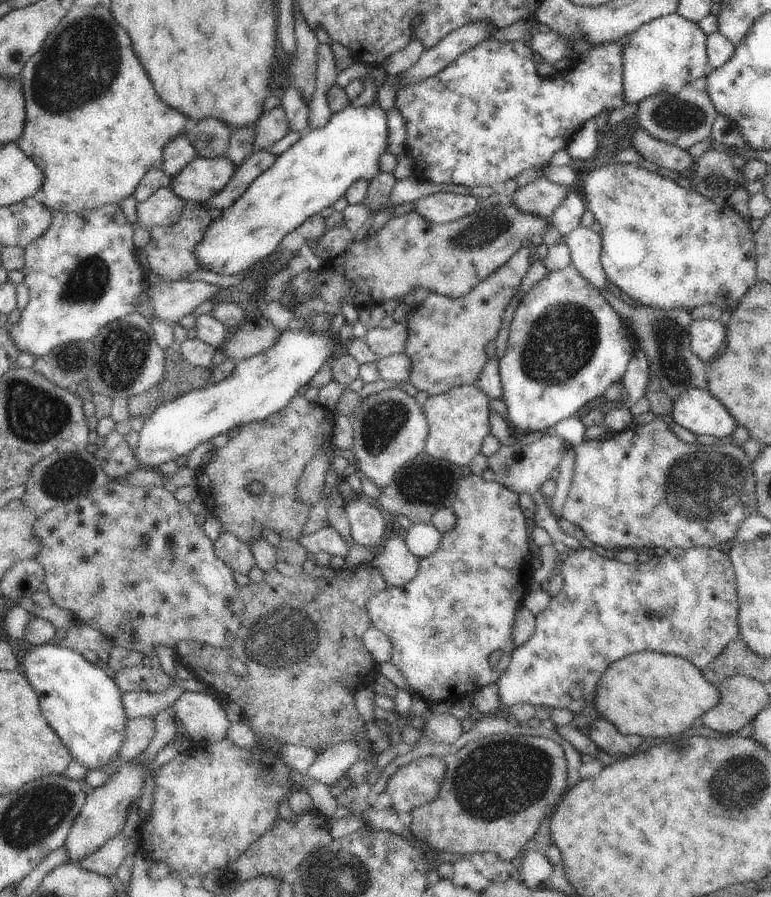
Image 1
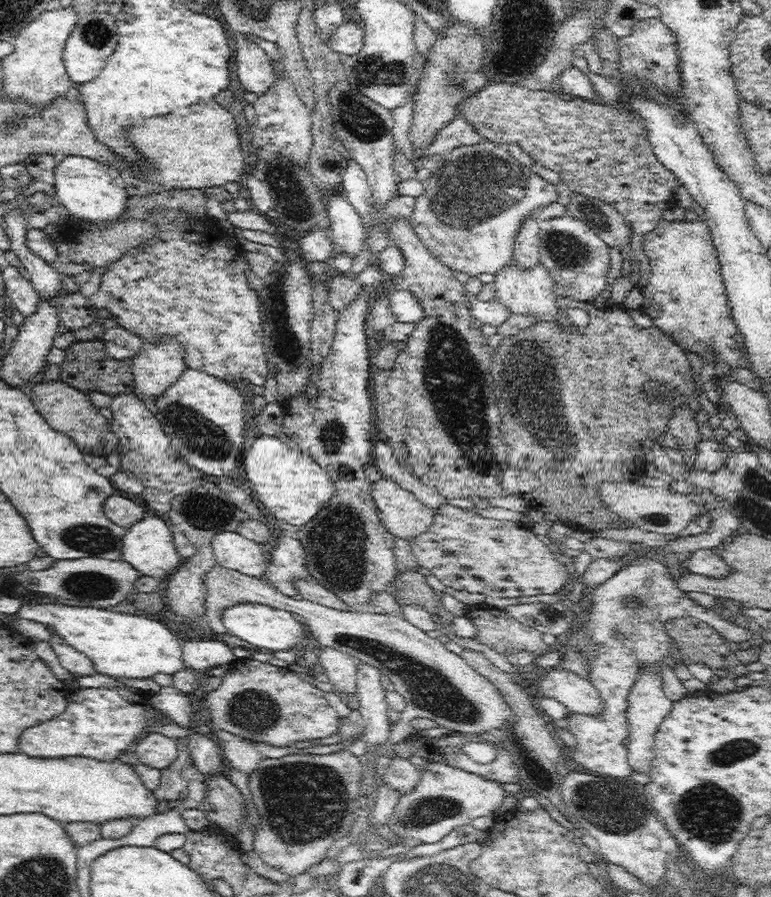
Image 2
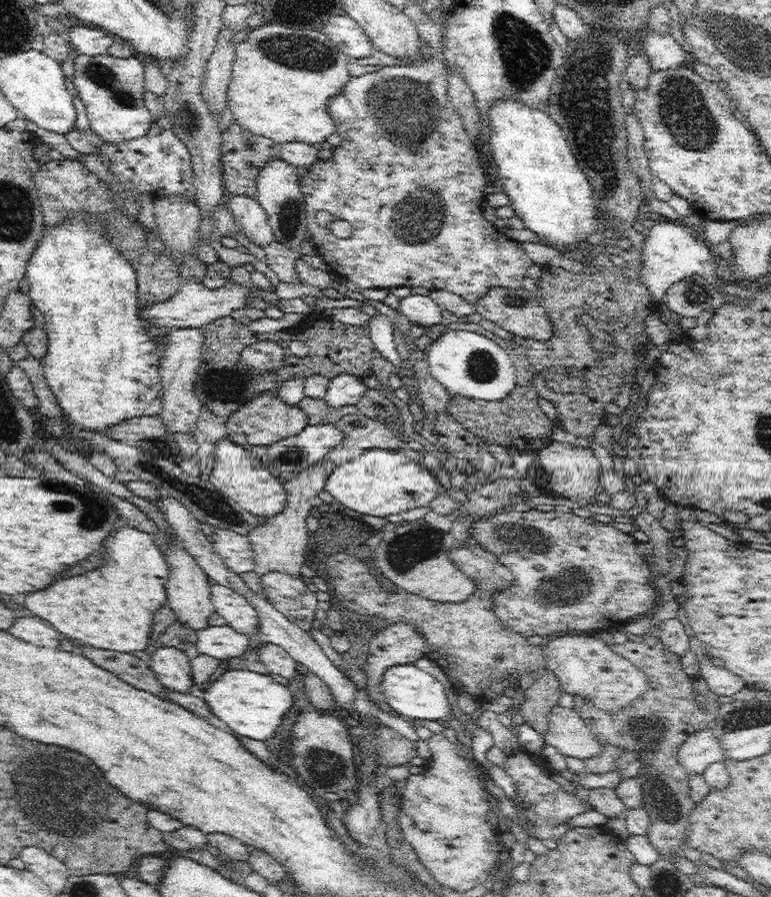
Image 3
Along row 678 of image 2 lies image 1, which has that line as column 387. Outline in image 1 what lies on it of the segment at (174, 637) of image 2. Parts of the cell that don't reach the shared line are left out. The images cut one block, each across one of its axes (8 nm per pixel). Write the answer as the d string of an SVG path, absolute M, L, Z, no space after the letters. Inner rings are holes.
M376 94L376 100L374 100L374 104L370 104L368 108L362 108L362 106L357 105L349 105L344 110L340 110L340 112L336 112L336 114L331 114L330 120L328 120L328 124L324 126L324 128L316 128L316 130L308 130L294 146L290 149L287 149L284 154L280 154L276 158L276 163L272 164L266 172L262 172L256 180L254 180L253 184L250 184L250 187L242 194L242 197L239 200L236 200L234 204L230 206L230 208L226 208L220 217L216 220L213 220L212 226L210 226L210 230L206 232L206 236L204 236L204 240L202 244L198 244L198 252L194 252L196 256L198 256L198 262L200 262L201 270L210 270L210 272L216 272L216 274L222 274L222 276L236 276L236 274L240 274L240 272L244 272L246 268L253 268L258 262L262 262L262 260L266 260L270 254L274 254L276 252L276 248L280 246L284 236L287 234L297 231L297 229L304 224L304 222L319 214L324 210L324 208L328 208L328 206L333 206L333 204L340 200L340 198L346 195L346 192L350 189L350 186L354 184L354 182L358 182L358 180L368 180L369 183L374 180L378 174L382 173L380 171L379 158L386 152L388 148L388 126L387 126L387 115L380 106Z

